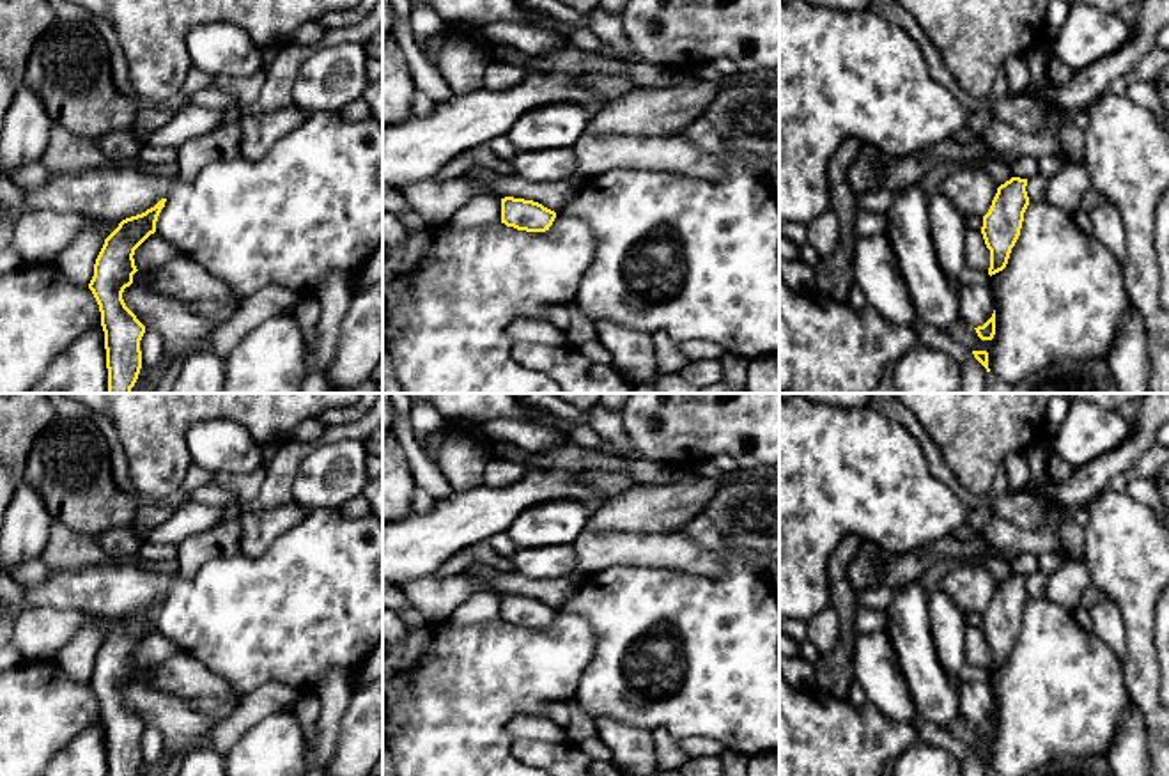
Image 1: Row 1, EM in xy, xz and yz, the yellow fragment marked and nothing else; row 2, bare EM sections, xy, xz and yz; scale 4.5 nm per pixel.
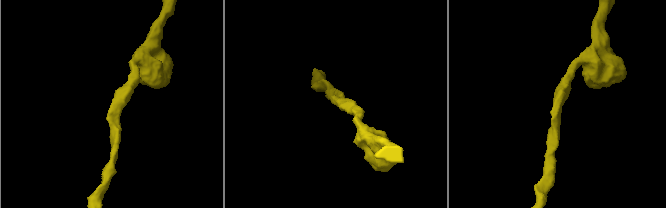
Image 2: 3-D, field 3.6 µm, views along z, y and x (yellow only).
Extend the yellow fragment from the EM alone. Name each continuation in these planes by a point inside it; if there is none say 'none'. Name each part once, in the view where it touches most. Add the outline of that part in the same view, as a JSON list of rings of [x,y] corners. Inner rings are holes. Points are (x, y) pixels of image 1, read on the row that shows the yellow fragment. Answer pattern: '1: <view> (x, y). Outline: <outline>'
none

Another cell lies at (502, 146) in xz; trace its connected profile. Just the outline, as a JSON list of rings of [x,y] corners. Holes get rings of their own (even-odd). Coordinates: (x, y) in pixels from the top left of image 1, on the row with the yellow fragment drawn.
[[[507,135],[489,140],[487,145],[492,149],[492,152],[498,158],[501,158],[505,161],[510,161],[517,154],[515,145],[510,142],[510,138]]]

